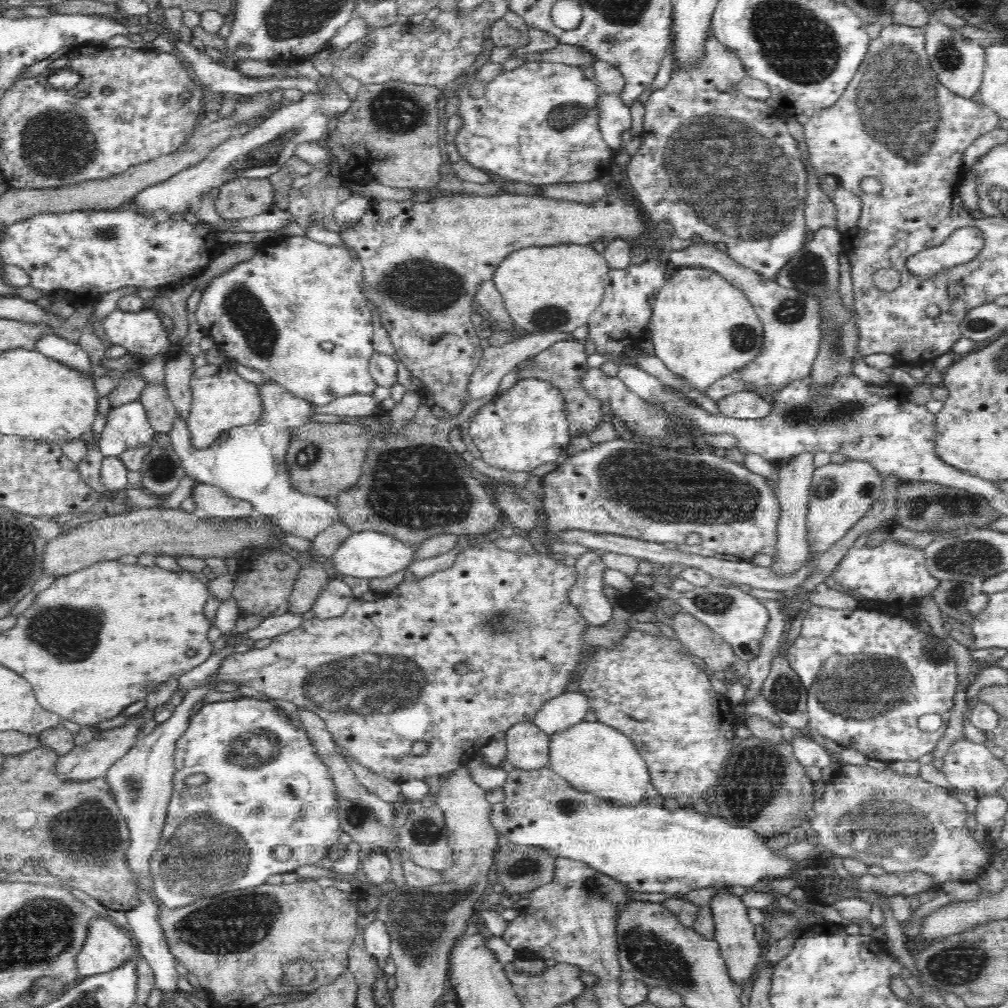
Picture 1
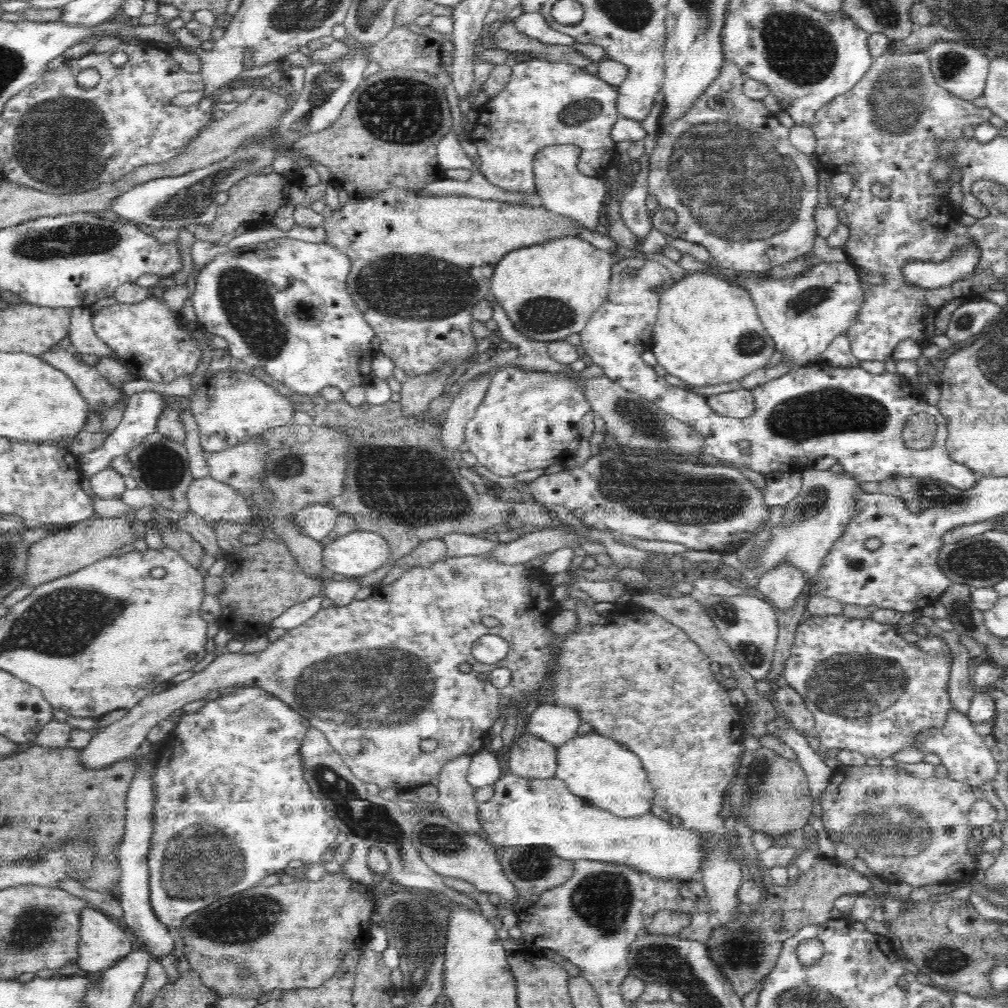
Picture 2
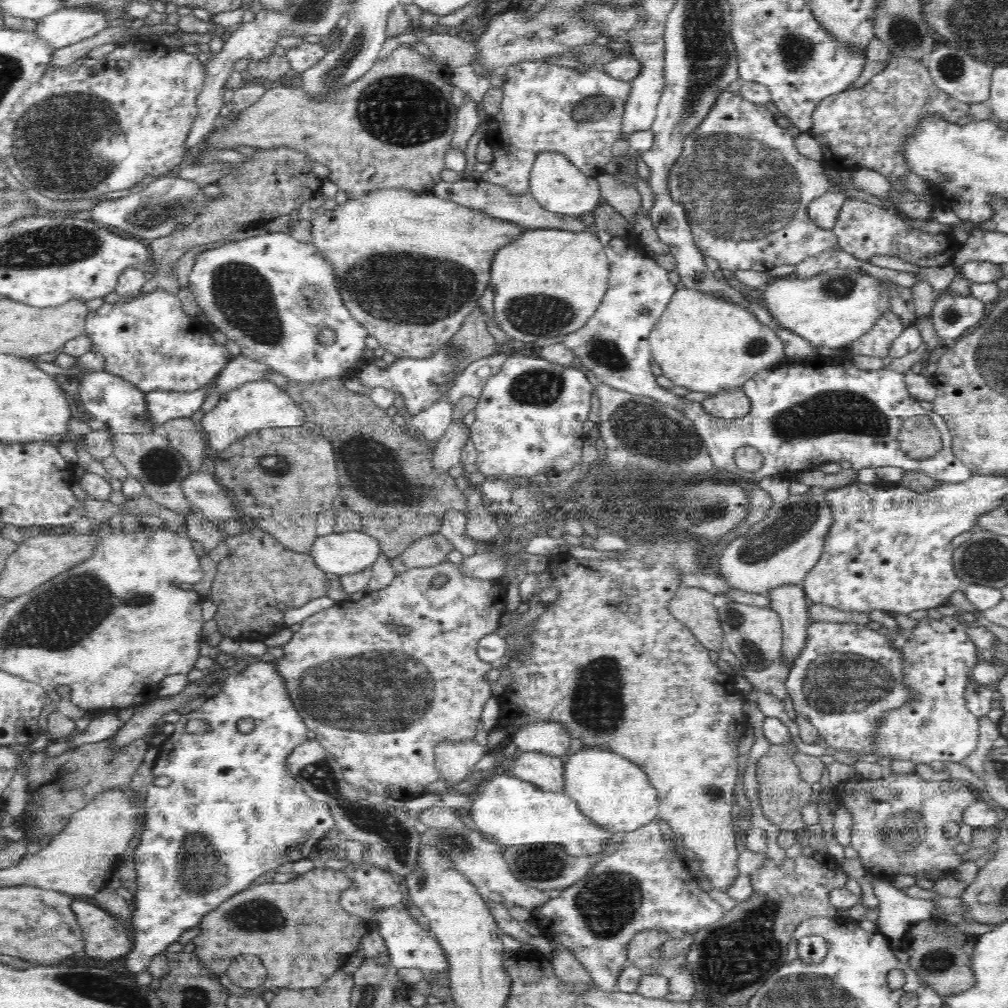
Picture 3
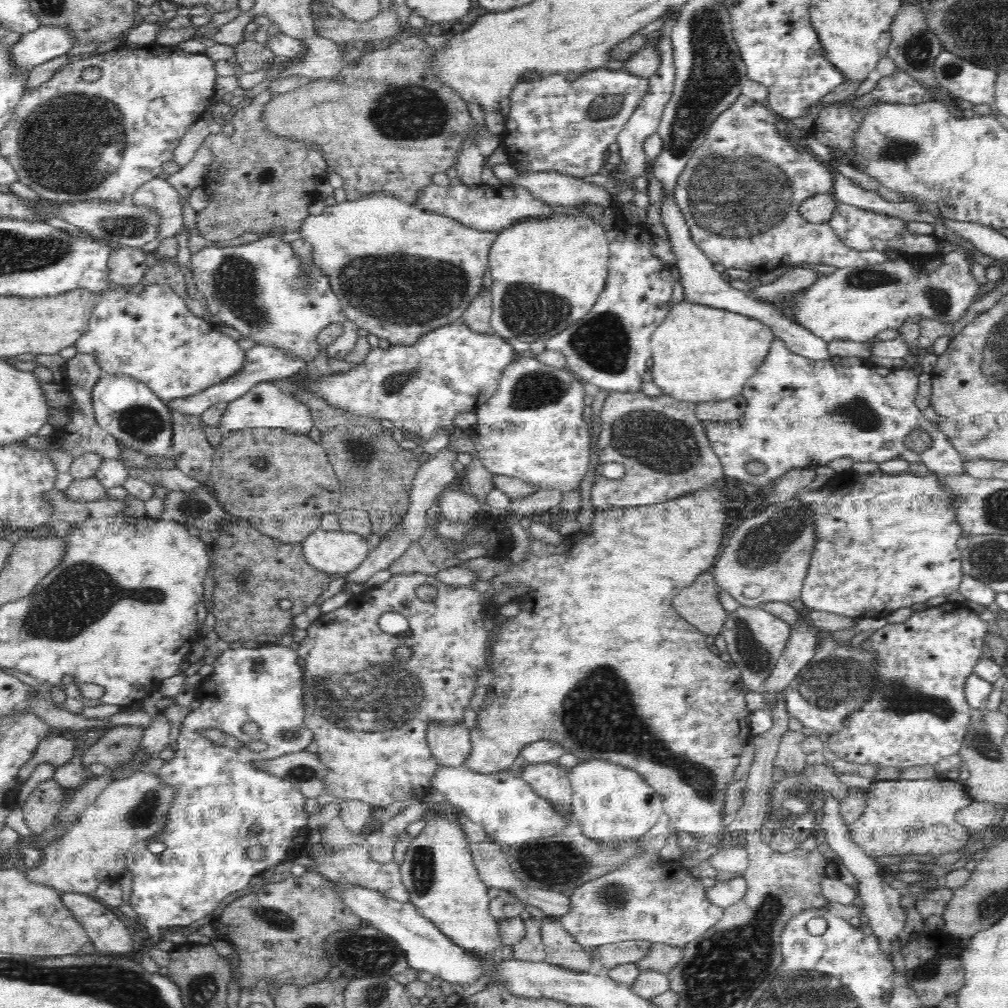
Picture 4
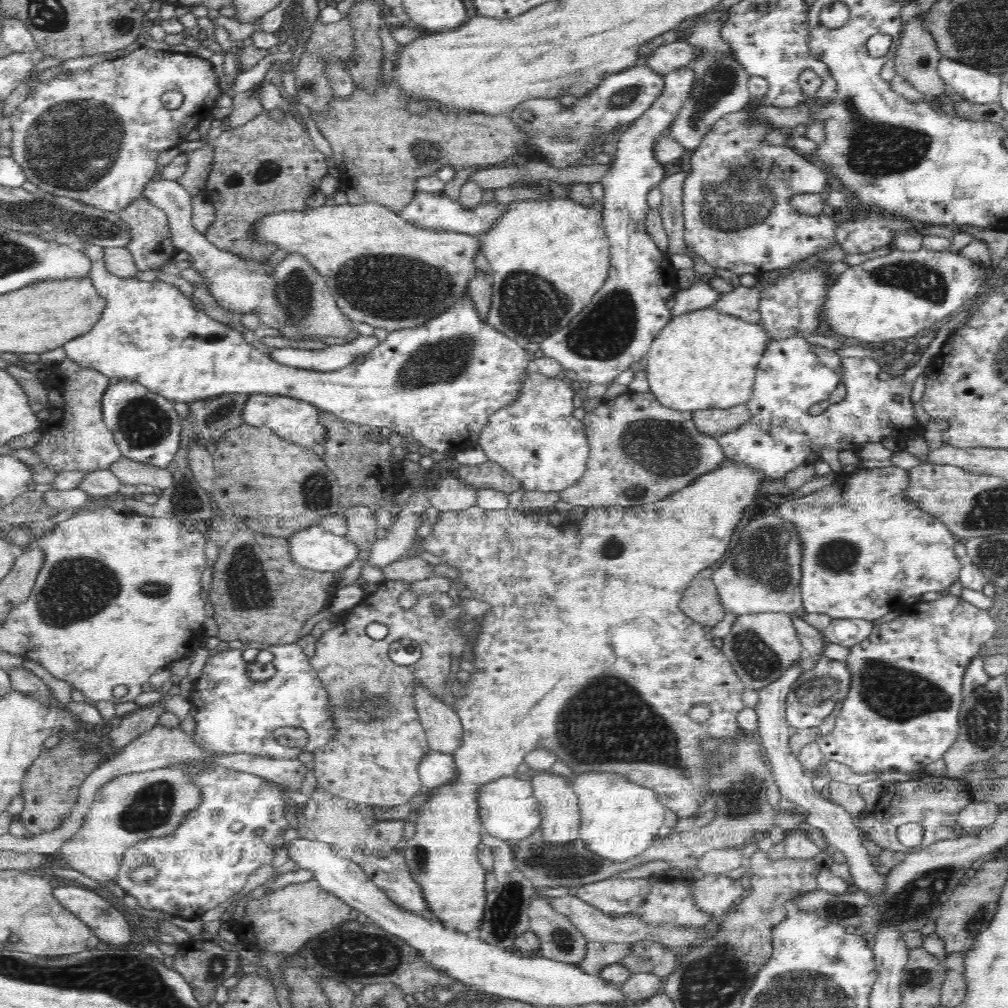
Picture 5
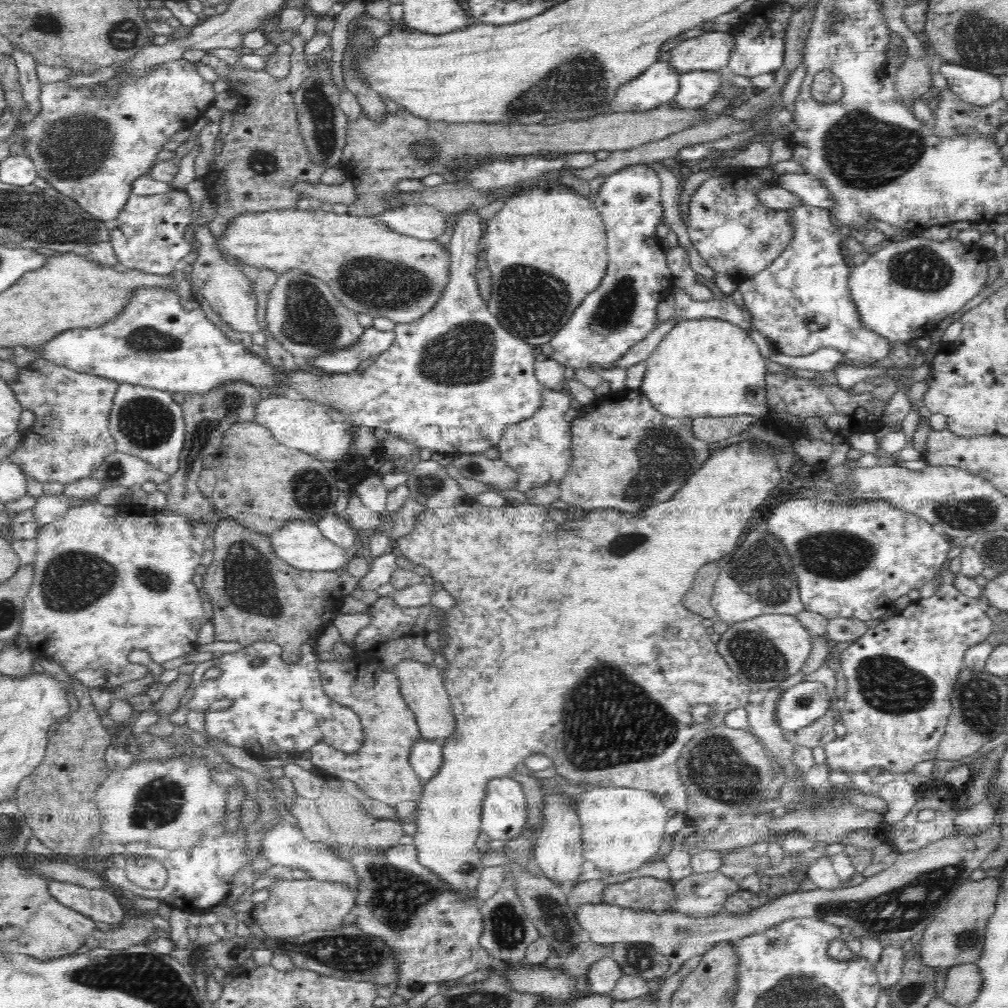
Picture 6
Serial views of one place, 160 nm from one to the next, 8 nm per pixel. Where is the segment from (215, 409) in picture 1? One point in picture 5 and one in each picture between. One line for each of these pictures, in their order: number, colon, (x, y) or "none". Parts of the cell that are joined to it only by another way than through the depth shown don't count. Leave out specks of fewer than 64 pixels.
2: (232, 407)
3: (254, 406)
4: (265, 406)
5: (296, 421)

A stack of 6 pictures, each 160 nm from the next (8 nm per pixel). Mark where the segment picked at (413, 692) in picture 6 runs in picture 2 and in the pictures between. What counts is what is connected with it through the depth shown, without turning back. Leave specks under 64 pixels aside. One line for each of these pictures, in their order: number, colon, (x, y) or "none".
2: (456, 800)
3: (454, 760)
4: (450, 744)
5: (443, 728)

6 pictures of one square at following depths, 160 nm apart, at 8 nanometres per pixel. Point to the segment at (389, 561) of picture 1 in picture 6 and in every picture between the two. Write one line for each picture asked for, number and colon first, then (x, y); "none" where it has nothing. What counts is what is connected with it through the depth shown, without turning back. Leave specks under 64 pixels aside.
2: (360, 552)
3: (338, 554)
4: (336, 552)
5: (314, 548)
6: (301, 544)

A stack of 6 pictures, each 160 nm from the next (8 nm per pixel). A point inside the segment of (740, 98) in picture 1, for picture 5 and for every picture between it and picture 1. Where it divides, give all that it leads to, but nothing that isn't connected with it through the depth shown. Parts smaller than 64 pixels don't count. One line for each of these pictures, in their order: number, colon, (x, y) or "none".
2: (749, 196)
3: (744, 186)
4: (740, 194)
5: (735, 198)

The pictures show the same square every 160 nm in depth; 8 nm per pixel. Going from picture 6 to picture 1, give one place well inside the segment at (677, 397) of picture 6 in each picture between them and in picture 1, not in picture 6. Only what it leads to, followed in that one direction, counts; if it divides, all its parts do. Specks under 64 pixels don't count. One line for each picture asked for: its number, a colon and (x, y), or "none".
1: (703, 328)
2: (707, 332)
3: (702, 342)
4: (701, 354)
5: (702, 359)

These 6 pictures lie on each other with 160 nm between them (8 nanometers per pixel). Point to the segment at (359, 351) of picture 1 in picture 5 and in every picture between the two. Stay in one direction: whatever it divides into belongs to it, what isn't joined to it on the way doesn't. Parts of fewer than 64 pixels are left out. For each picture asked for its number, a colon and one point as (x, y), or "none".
2: (282, 306)
3: (271, 294)
4: (261, 289)
5: (240, 286)

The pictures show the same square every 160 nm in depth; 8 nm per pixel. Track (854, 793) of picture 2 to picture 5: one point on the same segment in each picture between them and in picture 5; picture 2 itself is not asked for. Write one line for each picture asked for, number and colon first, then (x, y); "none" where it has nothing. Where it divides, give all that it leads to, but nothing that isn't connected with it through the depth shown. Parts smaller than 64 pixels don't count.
3: (898, 822)
4: (902, 817)
5: (920, 801)

